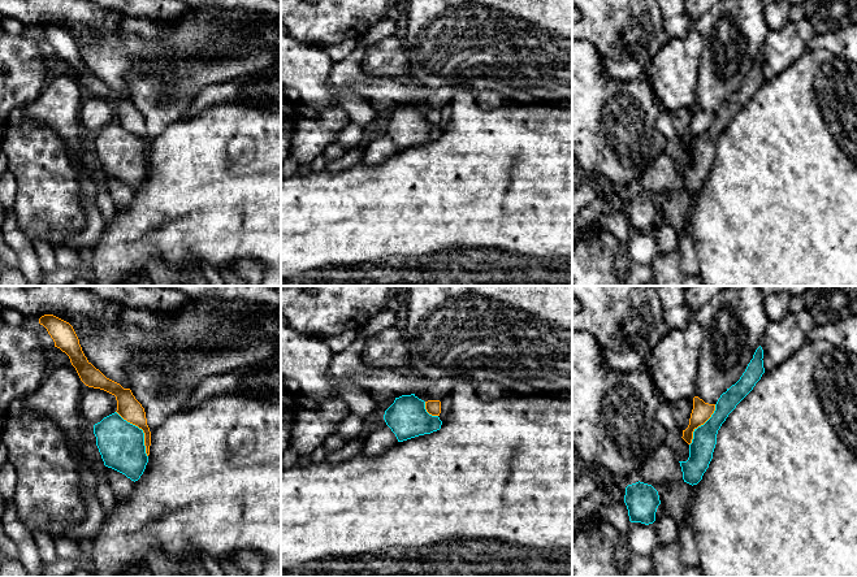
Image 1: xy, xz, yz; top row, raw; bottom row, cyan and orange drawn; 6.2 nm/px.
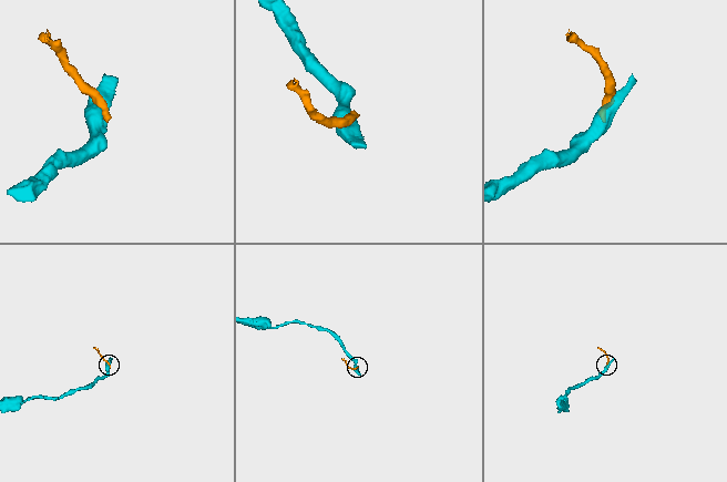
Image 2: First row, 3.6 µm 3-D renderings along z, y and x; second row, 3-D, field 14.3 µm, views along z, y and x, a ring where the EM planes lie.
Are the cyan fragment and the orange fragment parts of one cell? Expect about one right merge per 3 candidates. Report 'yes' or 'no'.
no

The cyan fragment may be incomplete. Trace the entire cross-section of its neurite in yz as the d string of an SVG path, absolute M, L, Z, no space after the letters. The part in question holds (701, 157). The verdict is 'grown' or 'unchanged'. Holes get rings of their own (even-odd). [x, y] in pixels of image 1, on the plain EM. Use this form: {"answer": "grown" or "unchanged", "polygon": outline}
{"answer": "unchanged", "polygon": "M759 55L740 88L720 104L711 126L704 134L694 138L693 148L689 153L689 166L687 170L679 170L684 191L693 195L702 188L713 168L718 139L765 82L762 68L763 58Z"}

